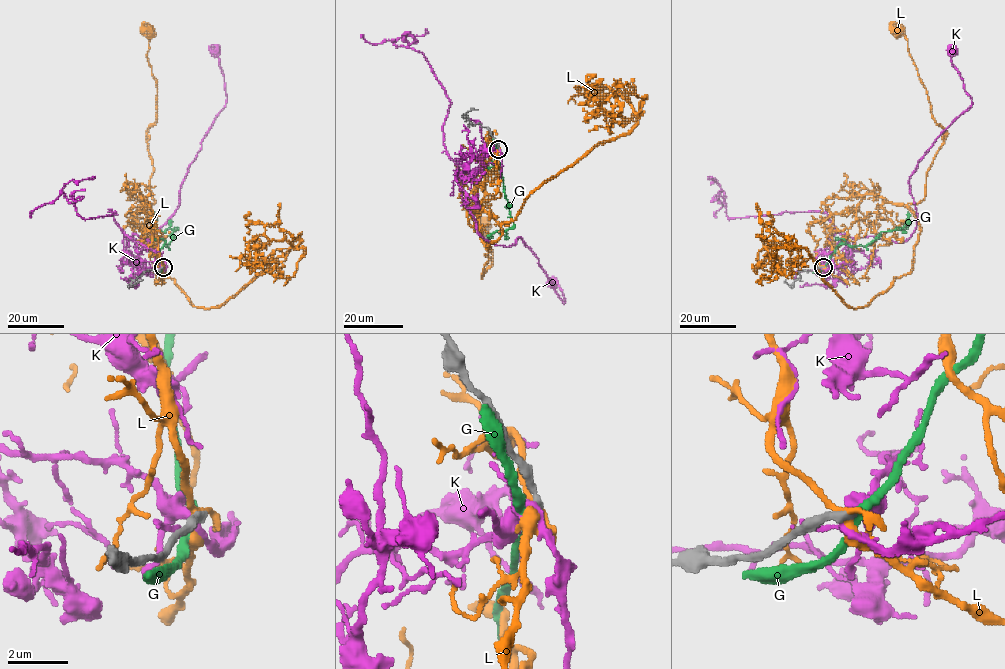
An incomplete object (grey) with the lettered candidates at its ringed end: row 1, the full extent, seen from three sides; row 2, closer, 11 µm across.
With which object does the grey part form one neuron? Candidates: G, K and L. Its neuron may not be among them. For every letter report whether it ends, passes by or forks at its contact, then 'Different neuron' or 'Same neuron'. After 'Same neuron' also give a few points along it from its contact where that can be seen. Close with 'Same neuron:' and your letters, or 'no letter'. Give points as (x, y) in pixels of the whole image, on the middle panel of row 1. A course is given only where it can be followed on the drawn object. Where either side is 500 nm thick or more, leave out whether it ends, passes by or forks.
G: It passes by. Different neuron
K: It passes by. Different neuron
L: It forks there. Different neuron
Same neuron: no letter

